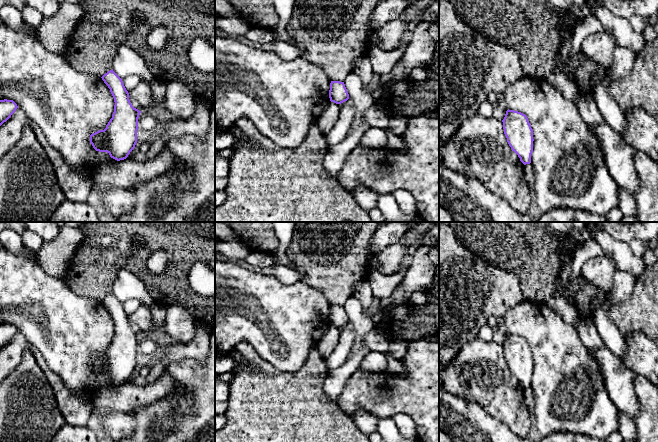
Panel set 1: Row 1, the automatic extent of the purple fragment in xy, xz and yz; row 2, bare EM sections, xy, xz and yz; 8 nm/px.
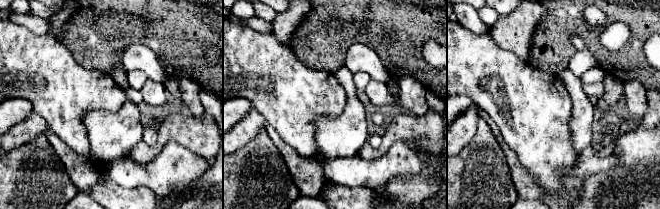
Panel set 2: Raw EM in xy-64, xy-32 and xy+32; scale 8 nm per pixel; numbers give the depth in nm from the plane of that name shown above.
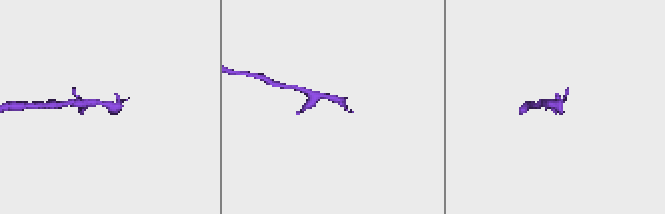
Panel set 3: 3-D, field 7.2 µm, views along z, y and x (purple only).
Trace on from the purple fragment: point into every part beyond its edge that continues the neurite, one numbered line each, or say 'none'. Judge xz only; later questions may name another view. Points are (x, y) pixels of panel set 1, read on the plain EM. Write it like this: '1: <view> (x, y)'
none

